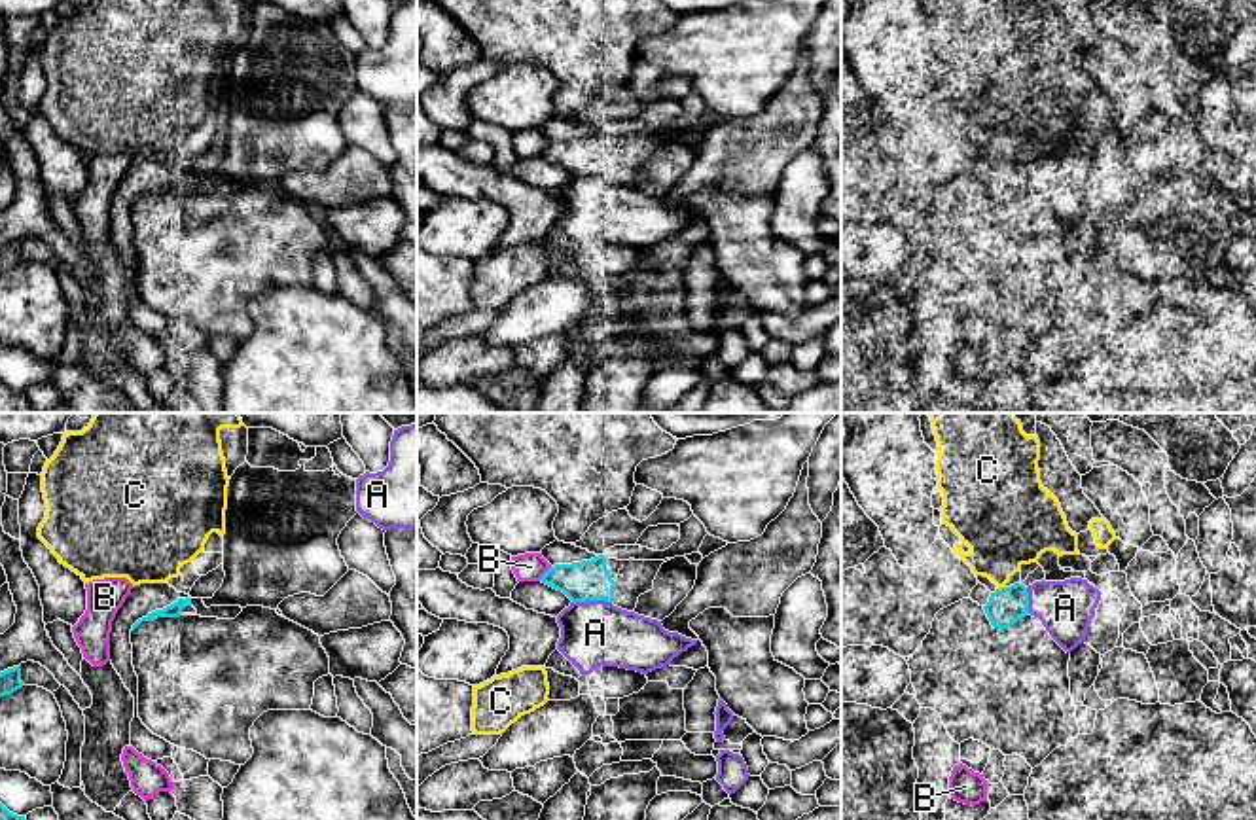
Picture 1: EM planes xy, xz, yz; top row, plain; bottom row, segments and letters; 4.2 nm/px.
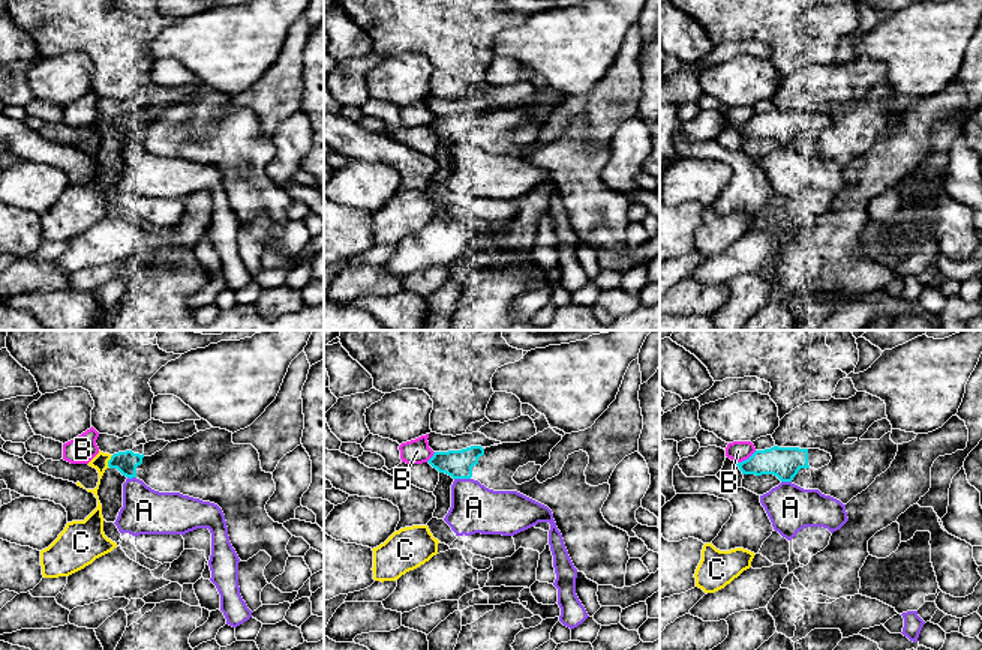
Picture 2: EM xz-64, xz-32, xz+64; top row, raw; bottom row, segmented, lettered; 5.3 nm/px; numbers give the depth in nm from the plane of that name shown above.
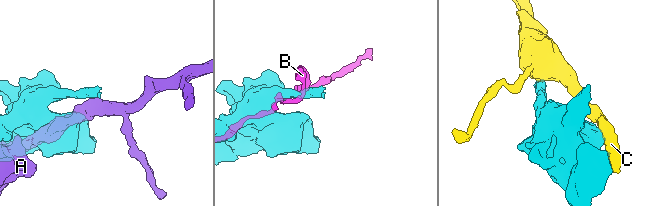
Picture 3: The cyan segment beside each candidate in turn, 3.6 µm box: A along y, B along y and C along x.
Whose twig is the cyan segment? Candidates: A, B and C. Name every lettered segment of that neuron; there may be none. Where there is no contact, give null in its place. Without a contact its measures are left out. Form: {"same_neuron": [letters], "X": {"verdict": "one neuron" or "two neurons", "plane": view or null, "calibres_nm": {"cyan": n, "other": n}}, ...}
{"same_neuron": [], "A": {"verdict": "two neurons", "plane": "xz", "calibres_nm": {"cyan": 180, "other": 280}}, "B": {"verdict": "two neurons", "plane": "xz", "calibres_nm": {"cyan": 180, "other": 120}}, "C": {"verdict": "two neurons", "plane": "yz", "calibres_nm": {"cyan": 150, "other": 340}}}

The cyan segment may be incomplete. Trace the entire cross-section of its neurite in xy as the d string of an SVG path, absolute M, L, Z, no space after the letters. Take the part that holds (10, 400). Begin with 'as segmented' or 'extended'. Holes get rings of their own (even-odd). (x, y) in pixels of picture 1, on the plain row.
as segmented; M0 379L0 413L36 413L25 392L9 388Z

